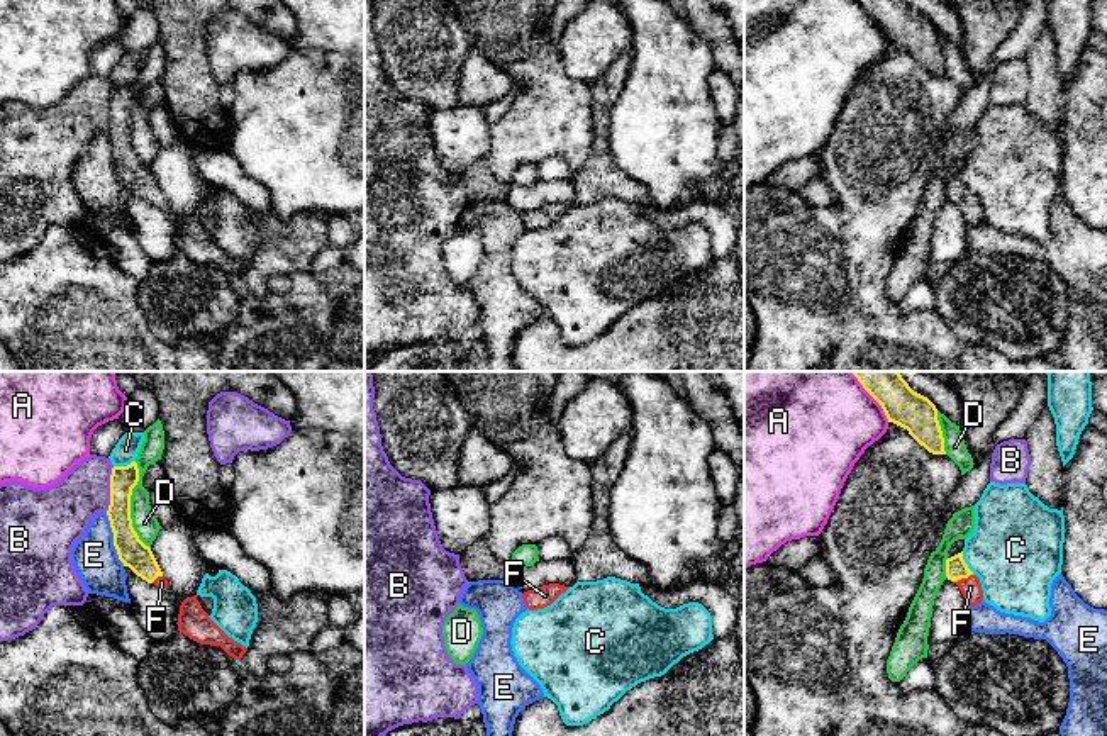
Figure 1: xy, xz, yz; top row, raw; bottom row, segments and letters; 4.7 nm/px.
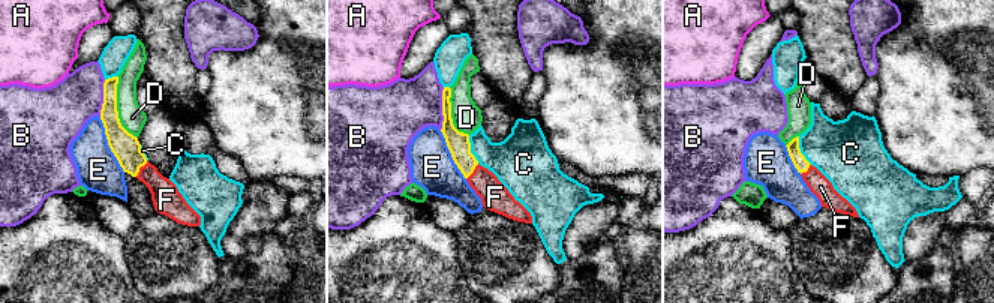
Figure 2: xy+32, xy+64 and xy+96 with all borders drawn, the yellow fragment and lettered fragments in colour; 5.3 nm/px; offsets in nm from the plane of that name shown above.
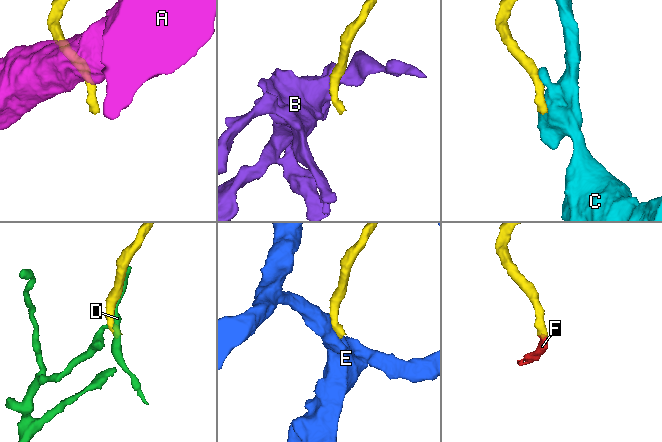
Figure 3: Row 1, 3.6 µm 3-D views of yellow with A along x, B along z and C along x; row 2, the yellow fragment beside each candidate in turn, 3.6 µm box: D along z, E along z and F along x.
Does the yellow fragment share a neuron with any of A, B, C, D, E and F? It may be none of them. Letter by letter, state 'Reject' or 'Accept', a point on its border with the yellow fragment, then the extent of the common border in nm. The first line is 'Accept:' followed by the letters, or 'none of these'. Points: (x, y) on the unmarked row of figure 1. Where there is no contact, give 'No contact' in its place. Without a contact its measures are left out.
Accept: F
A: Reject. Touches yellow at yz (875, 19). Shared border 260 nm
B: Reject. Touches yellow at xy (111, 109). Shared border 220 nm
C: Reject. Touches yellow at yz (965, 184). Shared border 130 nm
D: Reject. Touches yellow at xy (129, 126). Shared border 420 nm
E: Reject. Touches yellow at xy (114, 160). Shared border 280 nm
F: Accept. Touches yellow at yz (962, 197). Shared border 100 nm

